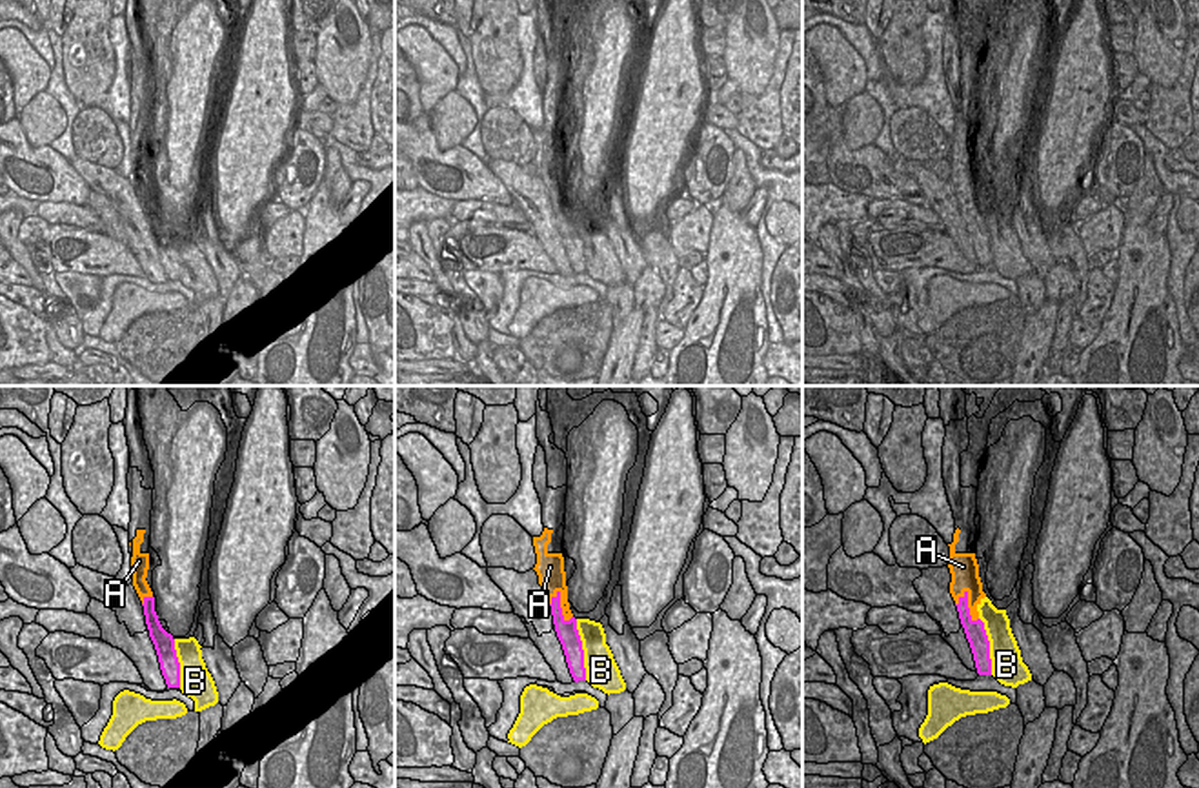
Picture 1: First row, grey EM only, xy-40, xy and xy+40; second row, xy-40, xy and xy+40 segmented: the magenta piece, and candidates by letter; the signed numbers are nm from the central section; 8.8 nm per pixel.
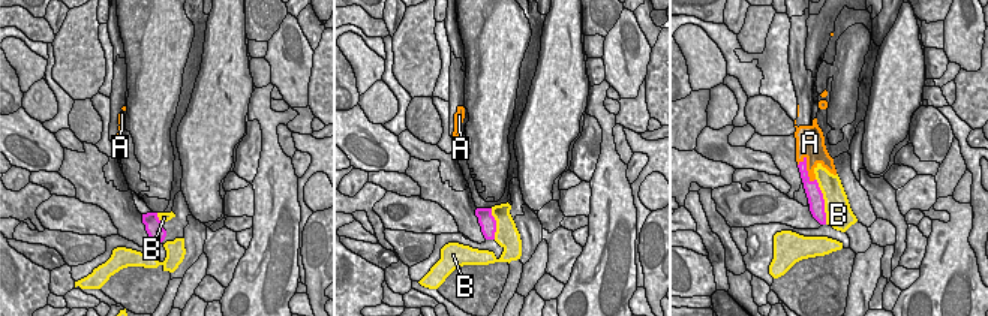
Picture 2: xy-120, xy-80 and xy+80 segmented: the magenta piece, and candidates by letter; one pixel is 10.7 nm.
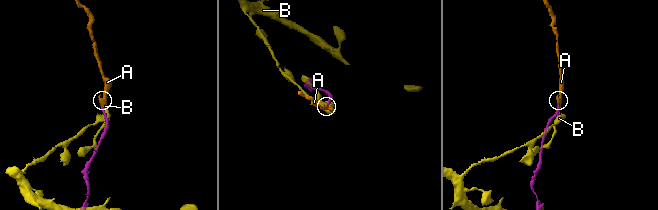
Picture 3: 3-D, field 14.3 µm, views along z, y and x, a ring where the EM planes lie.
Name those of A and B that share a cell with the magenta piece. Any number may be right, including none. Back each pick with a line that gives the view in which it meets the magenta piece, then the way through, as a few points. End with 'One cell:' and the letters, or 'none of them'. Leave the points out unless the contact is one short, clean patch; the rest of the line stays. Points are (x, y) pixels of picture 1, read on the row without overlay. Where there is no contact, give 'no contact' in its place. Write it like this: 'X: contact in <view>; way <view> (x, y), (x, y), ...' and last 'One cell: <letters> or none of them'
One cell: none of them

